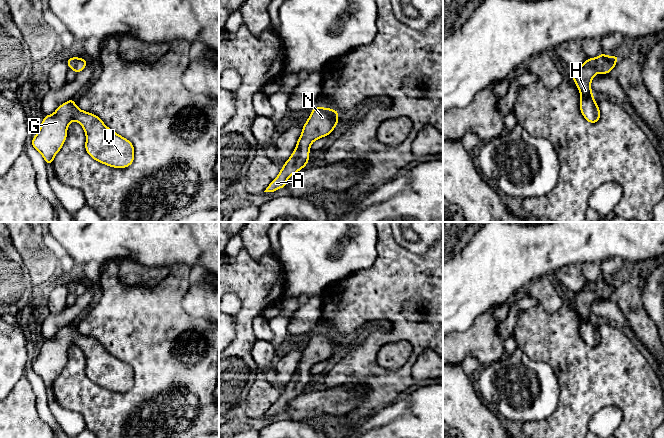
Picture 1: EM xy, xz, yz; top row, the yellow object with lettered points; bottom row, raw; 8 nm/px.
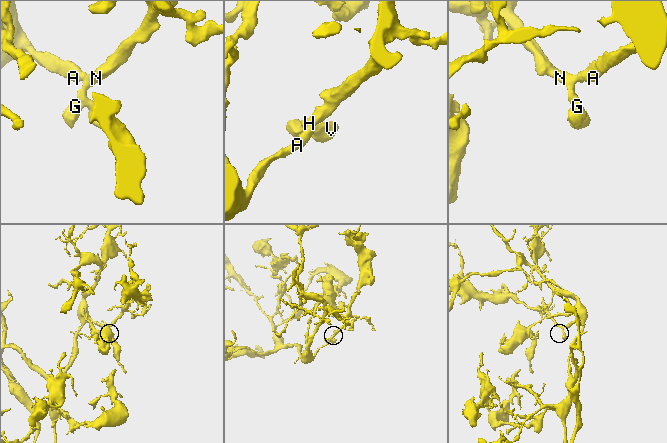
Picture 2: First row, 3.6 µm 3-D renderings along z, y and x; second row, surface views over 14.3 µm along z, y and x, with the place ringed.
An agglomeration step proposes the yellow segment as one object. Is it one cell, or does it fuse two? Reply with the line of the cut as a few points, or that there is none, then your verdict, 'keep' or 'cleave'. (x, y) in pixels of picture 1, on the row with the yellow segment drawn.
cut none; keep

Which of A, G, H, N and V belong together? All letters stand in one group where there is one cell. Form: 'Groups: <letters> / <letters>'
Groups: A G H N V

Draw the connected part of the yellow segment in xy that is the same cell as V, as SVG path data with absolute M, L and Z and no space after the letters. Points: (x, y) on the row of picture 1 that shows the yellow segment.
M70 99L53 114L44 117L31 141L47 165L53 163L55 155L62 148L72 121L82 125L86 134L85 149L94 160L114 168L126 168L133 163L133 144L108 128L95 114L79 109L74 99Z

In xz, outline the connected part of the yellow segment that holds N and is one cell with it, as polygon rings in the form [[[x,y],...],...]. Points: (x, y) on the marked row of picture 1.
[[[316,107],[311,111],[307,122],[303,125],[295,151],[281,168],[279,175],[269,184],[264,192],[272,193],[286,187],[287,179],[306,167],[310,157],[310,146],[316,140],[332,133],[338,123],[340,112],[323,107]]]

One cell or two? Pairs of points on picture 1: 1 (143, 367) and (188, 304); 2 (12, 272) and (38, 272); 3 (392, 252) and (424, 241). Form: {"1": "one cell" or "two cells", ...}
{"1": "two cells", "2": "two cells", "3": "two cells"}

